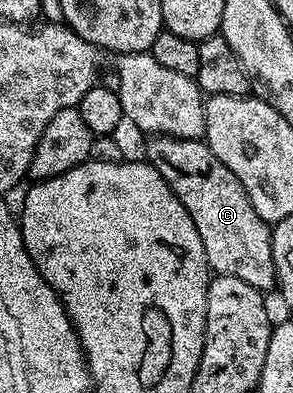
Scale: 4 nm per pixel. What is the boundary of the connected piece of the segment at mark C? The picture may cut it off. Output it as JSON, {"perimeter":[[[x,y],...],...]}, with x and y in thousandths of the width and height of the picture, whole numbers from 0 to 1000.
{"perimeter":[[[519,346],[509,354],[502,415],[522,417],[553,443],[553,453],[594,483],[608,514],[635,524],[635,545],[662,555],[662,575],[676,595],[689,595],[689,626],[703,626],[710,679],[727,695],[758,702],[809,702],[826,718],[853,718],[853,728],[891,738],[942,733],[942,690],[935,687],[935,646],[928,644],[928,583],[867,534],[826,463],[713,382],[693,354],[608,356],[573,346]]]}

